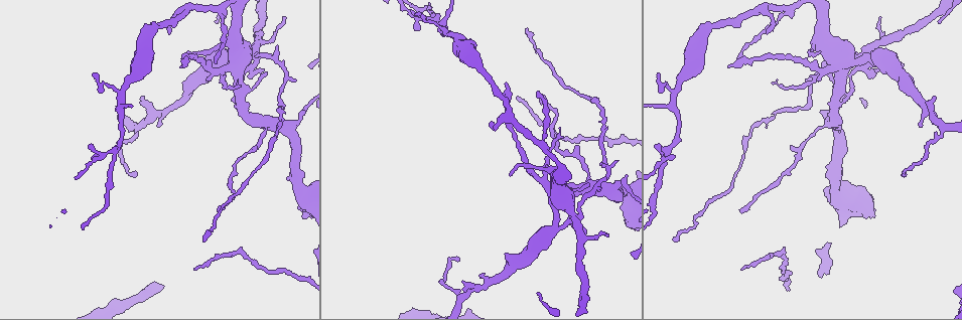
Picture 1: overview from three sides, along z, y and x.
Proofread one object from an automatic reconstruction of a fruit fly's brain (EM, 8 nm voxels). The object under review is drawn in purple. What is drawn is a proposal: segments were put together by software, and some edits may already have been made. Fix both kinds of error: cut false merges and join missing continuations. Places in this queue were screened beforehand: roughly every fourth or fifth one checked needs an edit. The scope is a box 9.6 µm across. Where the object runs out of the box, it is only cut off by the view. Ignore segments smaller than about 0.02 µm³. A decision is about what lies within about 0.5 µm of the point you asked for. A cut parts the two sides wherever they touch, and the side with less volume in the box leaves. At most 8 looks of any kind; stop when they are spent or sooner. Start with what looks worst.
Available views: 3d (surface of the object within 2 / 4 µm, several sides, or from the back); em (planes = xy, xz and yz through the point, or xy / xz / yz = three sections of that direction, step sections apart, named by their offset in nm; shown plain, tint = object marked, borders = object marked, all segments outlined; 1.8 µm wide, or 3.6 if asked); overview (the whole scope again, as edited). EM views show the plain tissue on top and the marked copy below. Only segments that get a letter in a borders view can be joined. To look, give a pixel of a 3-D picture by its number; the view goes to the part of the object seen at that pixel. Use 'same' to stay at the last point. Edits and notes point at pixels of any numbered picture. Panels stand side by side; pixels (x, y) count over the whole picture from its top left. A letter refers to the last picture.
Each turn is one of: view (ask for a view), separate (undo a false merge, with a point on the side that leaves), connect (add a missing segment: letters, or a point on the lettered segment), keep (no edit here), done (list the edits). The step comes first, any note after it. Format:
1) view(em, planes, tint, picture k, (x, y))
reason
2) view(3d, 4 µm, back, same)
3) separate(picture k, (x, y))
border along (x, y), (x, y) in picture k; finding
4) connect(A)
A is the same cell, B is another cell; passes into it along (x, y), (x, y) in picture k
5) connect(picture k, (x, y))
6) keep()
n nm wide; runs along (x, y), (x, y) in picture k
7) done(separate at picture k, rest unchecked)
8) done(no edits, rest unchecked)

view(3d, 2 µm, picture 1, (437, 20))
a fork

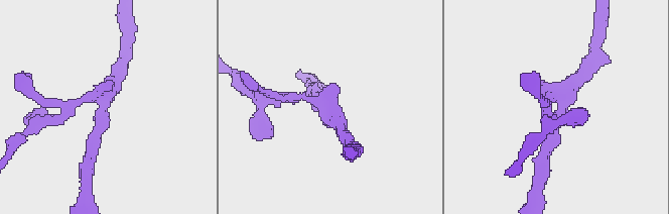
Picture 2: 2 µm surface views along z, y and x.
view(em, planes, tint, picture 2, (104, 99))

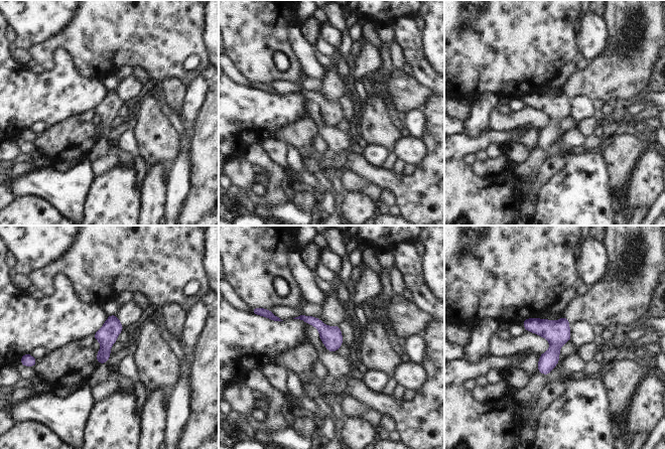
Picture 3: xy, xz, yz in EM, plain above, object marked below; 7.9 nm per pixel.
view(em, planes, borders, same)

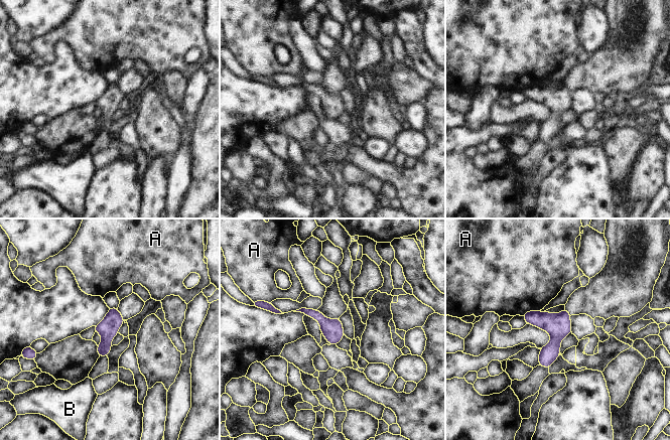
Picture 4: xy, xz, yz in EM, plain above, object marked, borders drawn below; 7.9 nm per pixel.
keep()
A and B are other cells; border along (539, 310), (529, 310), (522, 315) in picture 4; one cell here

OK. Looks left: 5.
view(3d, 4 µm, back, picture 1, (240, 61))
four or more arms meet

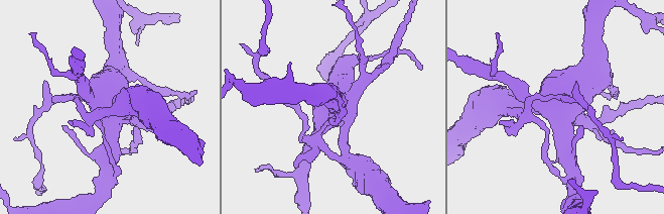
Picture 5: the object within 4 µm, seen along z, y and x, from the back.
view(em, planes, borders, picture 5, (557, 107))
shape alone is not enough

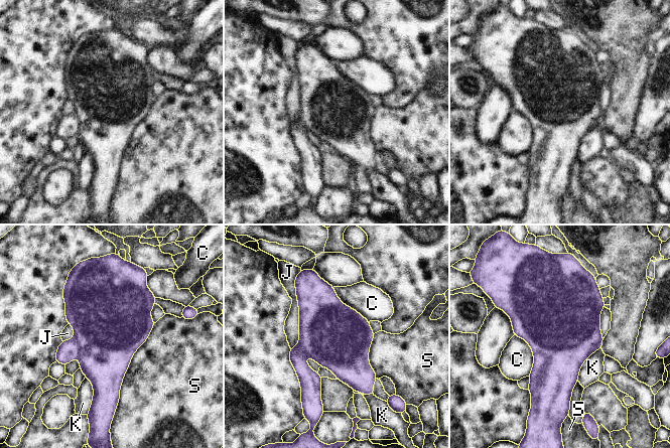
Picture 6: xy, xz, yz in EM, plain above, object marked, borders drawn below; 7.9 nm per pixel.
separate(picture 6, (69, 350))
500 nm wide; C, J, K and S are other cells; border along (74, 337), (79, 347), (79, 356) in picture 6; two cells meet here

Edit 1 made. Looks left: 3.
done(separate at picture 6, rest unchecked)

